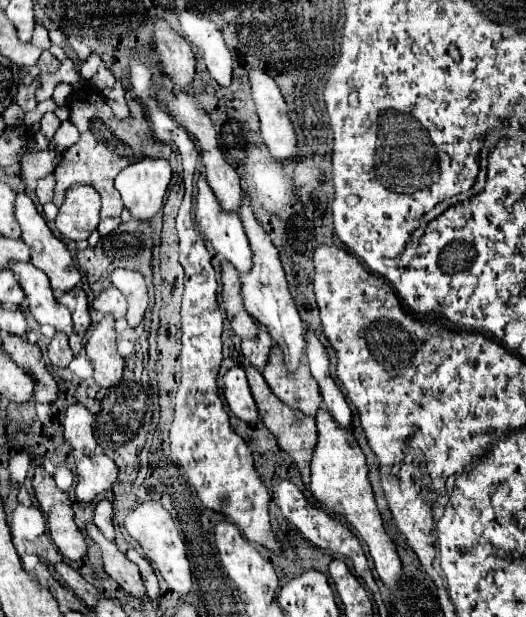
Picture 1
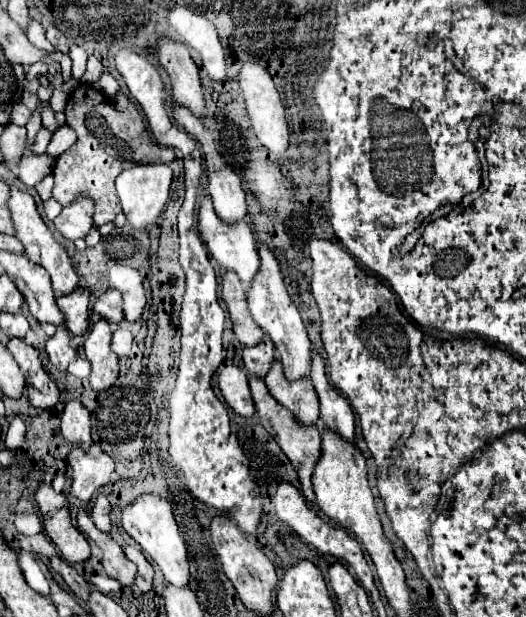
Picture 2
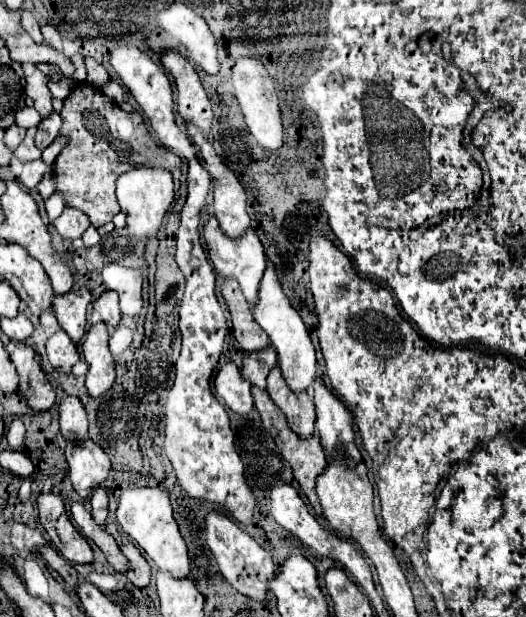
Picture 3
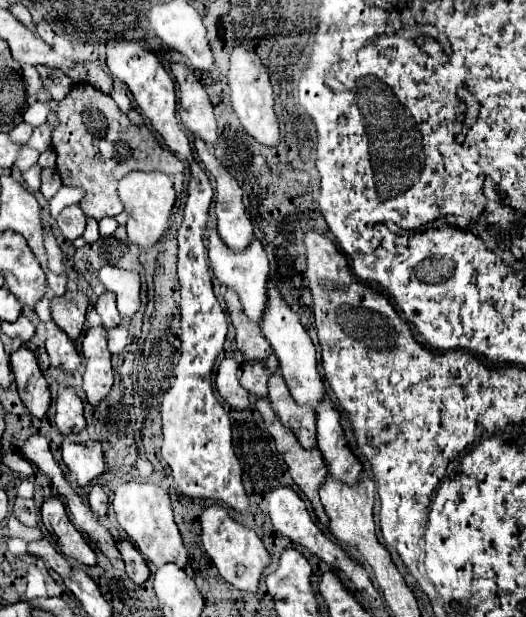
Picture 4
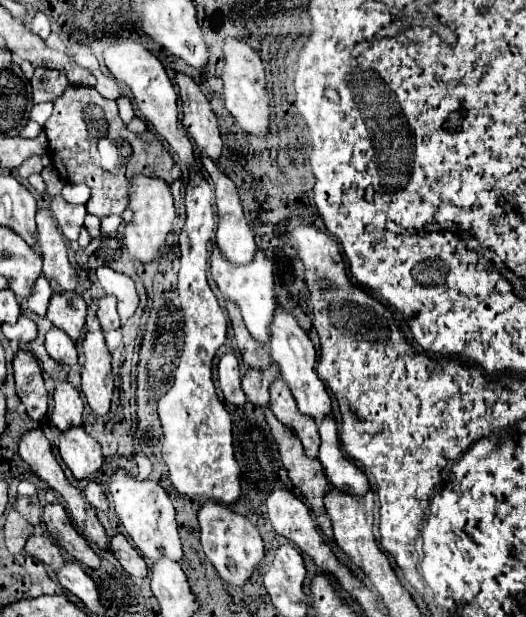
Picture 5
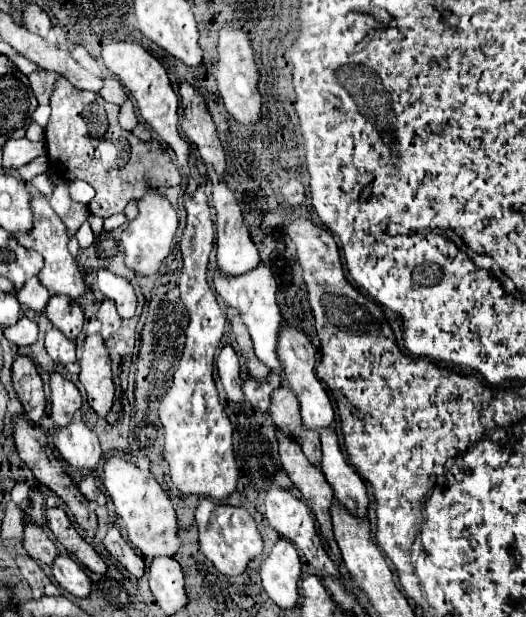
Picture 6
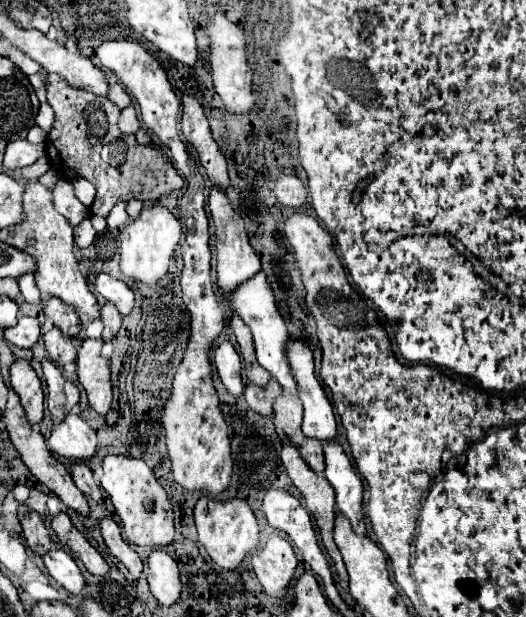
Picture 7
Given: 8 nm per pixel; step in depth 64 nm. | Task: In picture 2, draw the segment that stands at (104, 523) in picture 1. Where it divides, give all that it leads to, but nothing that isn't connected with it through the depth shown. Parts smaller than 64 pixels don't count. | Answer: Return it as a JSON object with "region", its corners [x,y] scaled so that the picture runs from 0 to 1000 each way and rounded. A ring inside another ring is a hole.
{"region":[[[190,801],[179,814],[179,823],[175,823],[175,843],[179,849],[194,859],[194,862],[205,862],[209,865],[209,856],[213,856],[213,846],[209,846],[209,814],[198,801]]]}

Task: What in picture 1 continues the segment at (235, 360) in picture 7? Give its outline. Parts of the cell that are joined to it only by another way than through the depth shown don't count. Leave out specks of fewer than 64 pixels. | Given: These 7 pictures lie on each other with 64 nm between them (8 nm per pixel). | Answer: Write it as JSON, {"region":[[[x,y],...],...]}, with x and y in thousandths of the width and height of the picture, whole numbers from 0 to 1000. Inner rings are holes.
{"region":[[[449,593],[437,596],[426,609],[426,642],[437,658],[437,665],[464,684],[487,684],[490,681],[490,661],[479,645],[464,596]]]}

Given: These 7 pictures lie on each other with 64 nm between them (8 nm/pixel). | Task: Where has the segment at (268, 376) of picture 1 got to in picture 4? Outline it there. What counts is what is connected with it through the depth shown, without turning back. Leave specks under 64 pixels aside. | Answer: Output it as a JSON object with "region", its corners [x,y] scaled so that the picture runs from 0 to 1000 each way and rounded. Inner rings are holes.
{"region":[[[521,603],[510,616],[510,648],[532,684],[563,703],[570,720],[593,726],[601,720],[601,668],[593,658],[570,658],[559,652],[532,603]]]}

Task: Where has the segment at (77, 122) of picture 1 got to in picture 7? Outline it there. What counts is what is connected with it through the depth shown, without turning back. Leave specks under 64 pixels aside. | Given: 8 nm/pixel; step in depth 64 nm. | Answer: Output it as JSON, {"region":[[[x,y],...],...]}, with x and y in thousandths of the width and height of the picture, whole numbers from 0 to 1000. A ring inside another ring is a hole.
{"region":[[[110,120],[91,123],[87,146],[91,169],[106,185],[106,204],[99,207],[99,217],[87,230],[95,269],[118,288],[163,288],[179,298],[183,321],[171,337],[175,347],[202,353],[224,327],[240,327],[247,321],[270,327],[300,327],[312,314],[346,305],[346,288],[300,233],[274,237],[270,256],[270,237],[259,230],[259,224],[228,214],[228,175],[202,156],[183,156],[175,149],[137,143]]]}

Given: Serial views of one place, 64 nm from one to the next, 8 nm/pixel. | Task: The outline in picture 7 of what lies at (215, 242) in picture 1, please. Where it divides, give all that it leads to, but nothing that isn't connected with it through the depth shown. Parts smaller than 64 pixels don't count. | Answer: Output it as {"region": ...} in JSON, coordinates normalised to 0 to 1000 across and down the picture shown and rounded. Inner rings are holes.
{"region":[[[483,444],[471,457],[464,457],[464,464],[449,467],[449,476],[441,476],[441,483],[430,483],[430,493],[464,519],[464,525],[479,535],[483,545],[483,564],[487,564],[487,580],[494,587],[494,593],[502,593],[536,626],[540,635],[563,635],[567,622],[555,613],[548,583],[544,583],[544,551],[548,551],[548,535],[540,525],[540,515],[532,512],[525,489],[521,489],[521,473],[513,457],[506,454],[506,444]]]}

